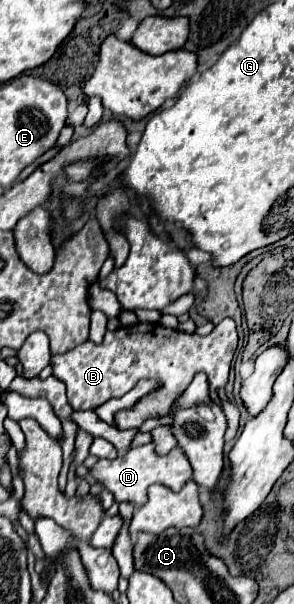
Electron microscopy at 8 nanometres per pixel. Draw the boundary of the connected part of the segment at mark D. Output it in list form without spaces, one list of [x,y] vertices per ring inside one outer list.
[[[153,443],[141,445],[141,447],[133,447],[125,455],[115,457],[115,459],[101,459],[89,473],[97,481],[101,481],[115,495],[117,503],[131,501],[135,507],[141,507],[147,501],[149,485],[161,483],[161,485],[167,485],[169,489],[179,491],[193,475],[191,465],[187,461],[187,455],[183,453],[183,449],[179,445],[175,449],[171,449],[167,455],[157,455]]]

